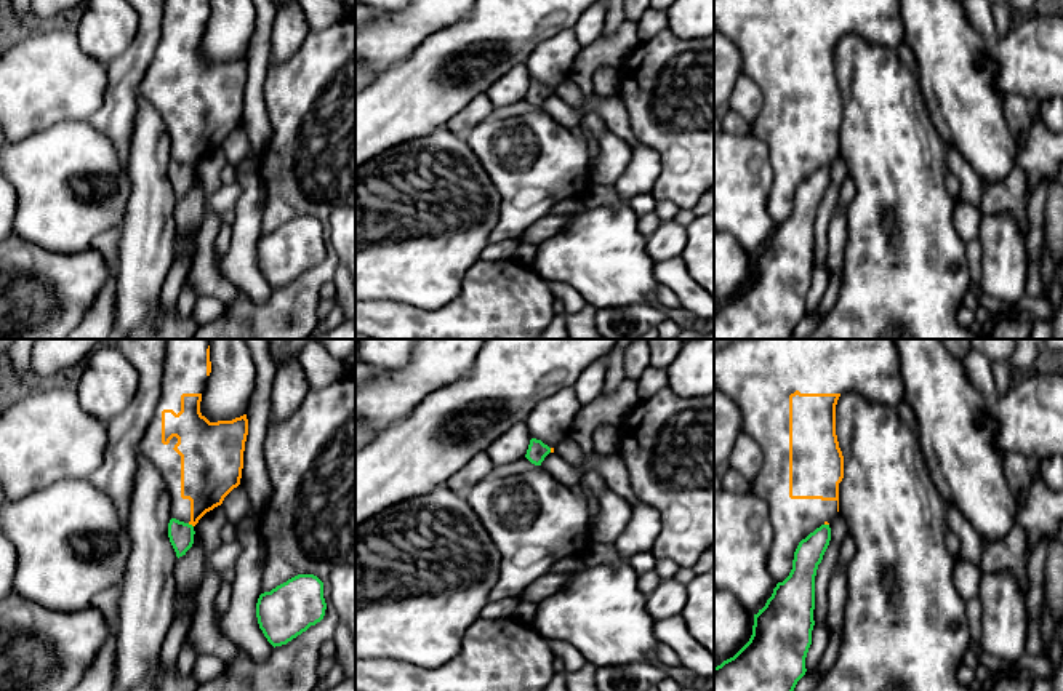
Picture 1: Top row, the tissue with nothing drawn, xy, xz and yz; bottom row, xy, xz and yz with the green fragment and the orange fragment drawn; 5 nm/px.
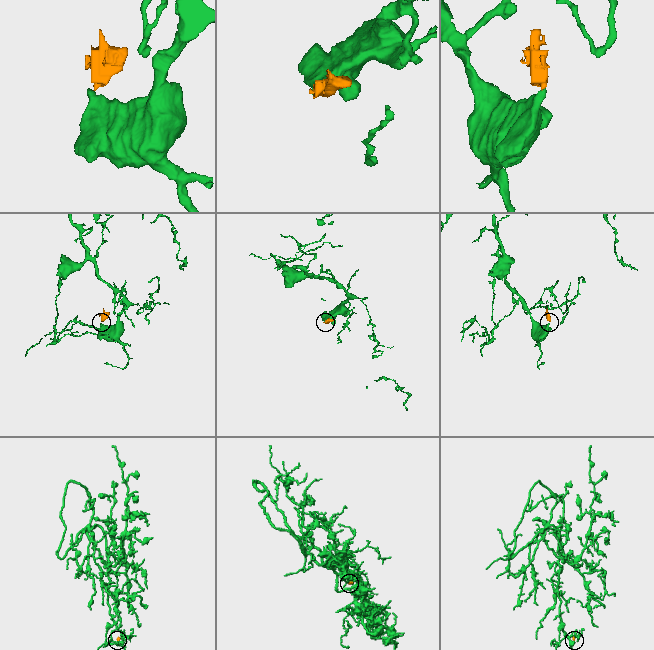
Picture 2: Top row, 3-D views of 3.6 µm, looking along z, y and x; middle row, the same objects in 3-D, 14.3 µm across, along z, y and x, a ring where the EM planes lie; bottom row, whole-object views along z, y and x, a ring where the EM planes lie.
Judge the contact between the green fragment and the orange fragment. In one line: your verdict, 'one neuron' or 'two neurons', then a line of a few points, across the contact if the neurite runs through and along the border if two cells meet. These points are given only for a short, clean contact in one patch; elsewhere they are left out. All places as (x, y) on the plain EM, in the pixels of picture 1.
two neurons; line xy (188, 165), (192, 168)

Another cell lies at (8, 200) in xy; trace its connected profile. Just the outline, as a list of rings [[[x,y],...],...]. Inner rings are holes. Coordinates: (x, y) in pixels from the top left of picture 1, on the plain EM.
[[[0,173],[0,242],[14,235],[14,216],[16,216],[18,197],[14,187]]]

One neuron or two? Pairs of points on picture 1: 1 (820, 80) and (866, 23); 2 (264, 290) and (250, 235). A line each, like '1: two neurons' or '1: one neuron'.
1: one neuron
2: one neuron

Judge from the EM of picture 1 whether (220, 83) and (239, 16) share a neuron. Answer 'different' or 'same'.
different

